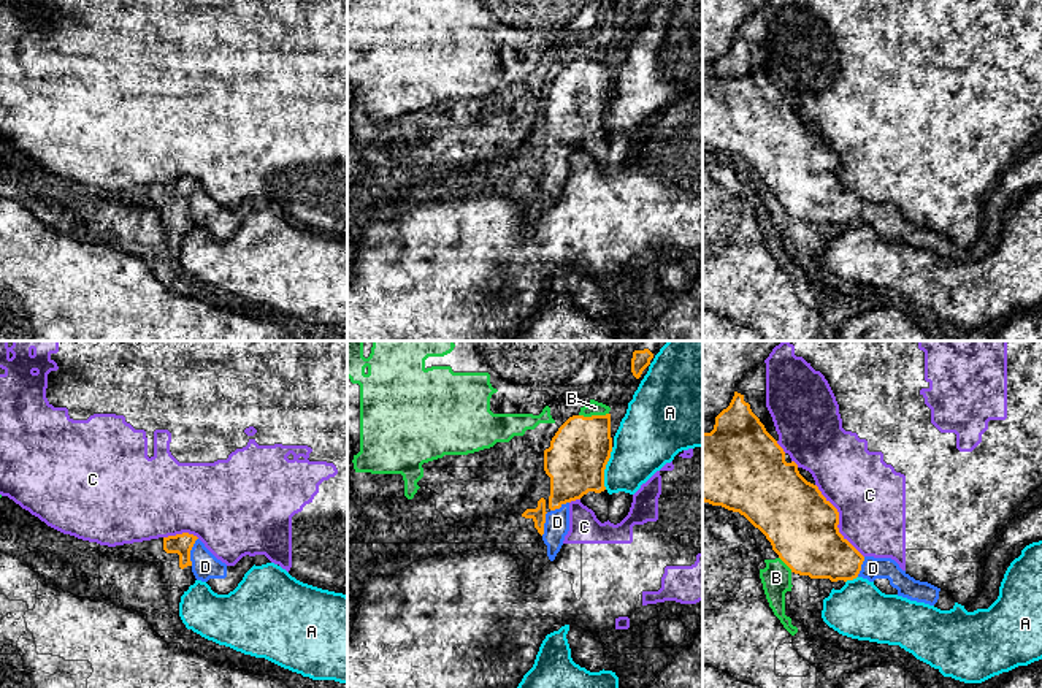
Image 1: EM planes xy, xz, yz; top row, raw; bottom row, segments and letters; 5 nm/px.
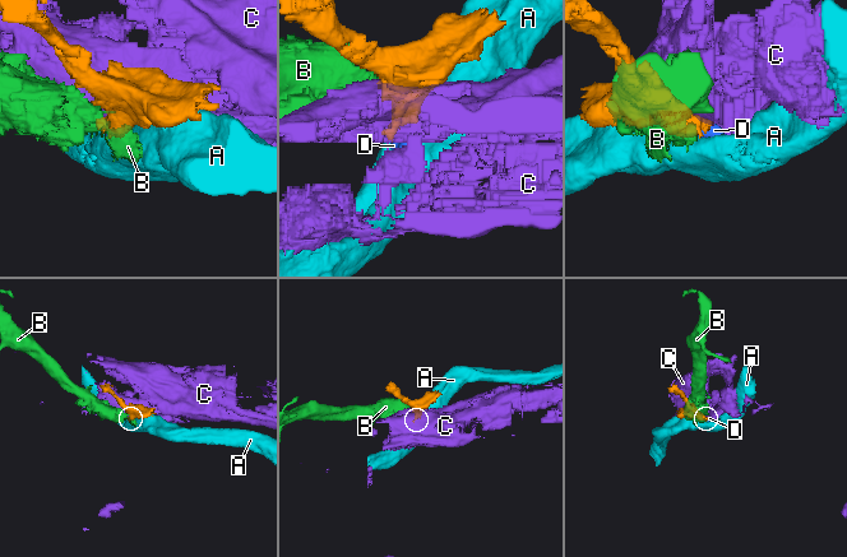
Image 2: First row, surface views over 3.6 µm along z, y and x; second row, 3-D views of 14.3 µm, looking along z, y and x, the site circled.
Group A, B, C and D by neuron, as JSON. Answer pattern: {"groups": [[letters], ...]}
{"groups": [["A"], ["B"], ["C"], ["D"]]}

